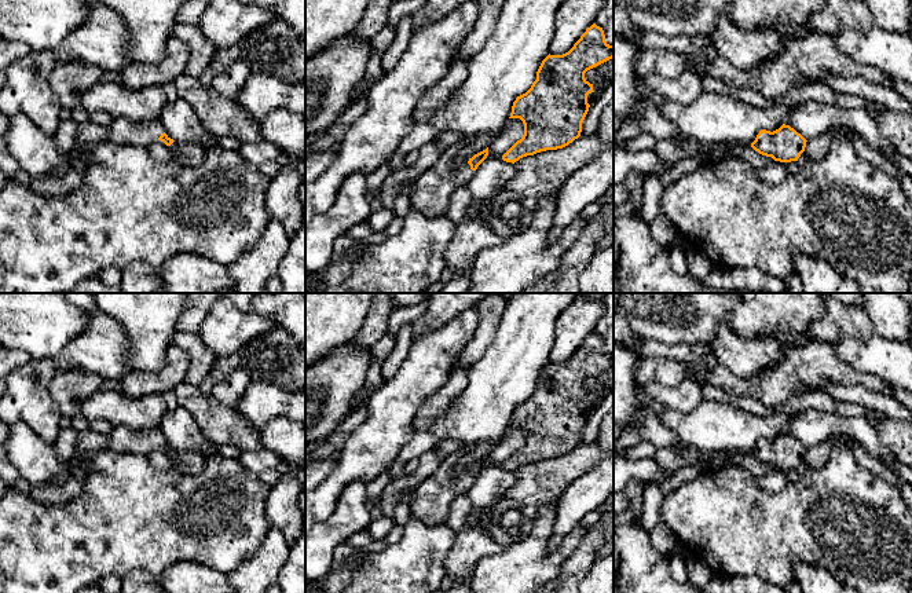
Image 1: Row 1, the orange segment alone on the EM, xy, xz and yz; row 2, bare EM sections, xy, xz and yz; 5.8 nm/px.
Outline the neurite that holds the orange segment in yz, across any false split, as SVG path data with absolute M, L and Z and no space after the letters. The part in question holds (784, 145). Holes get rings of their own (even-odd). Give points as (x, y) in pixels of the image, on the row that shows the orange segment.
M783 124L779 129L770 132L759 131L751 147L762 155L772 157L774 161L798 161L805 151L806 139L790 125Z

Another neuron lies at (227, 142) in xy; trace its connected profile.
M223 136L223 138L212 138L212 139L204 139L199 142L204 147L209 149L210 146L221 146L226 150L238 151L241 146L243 144L234 136Z

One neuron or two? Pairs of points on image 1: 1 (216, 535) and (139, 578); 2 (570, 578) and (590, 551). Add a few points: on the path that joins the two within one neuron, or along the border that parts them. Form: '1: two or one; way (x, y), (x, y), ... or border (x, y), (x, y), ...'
1: two; border (121, 577), (135, 570), (146, 570), (157, 578)
2: one; way (572, 571), (583, 557)

